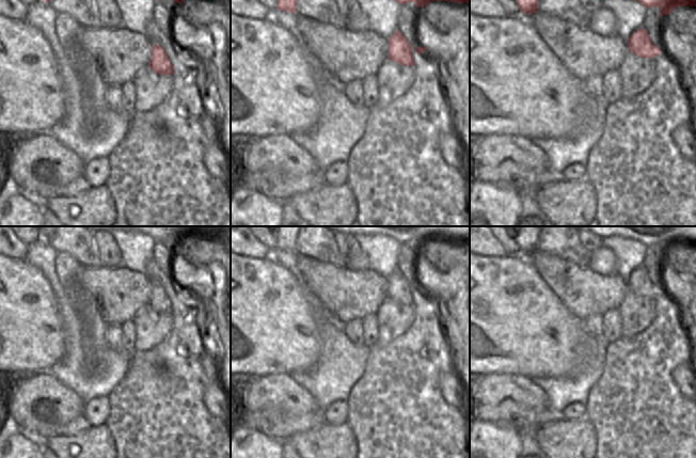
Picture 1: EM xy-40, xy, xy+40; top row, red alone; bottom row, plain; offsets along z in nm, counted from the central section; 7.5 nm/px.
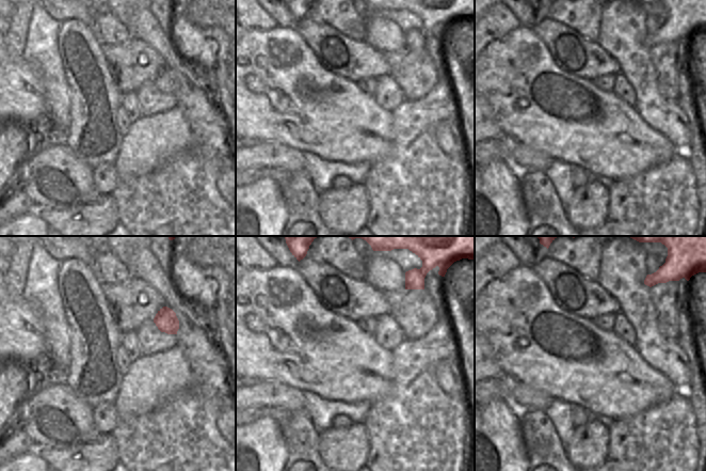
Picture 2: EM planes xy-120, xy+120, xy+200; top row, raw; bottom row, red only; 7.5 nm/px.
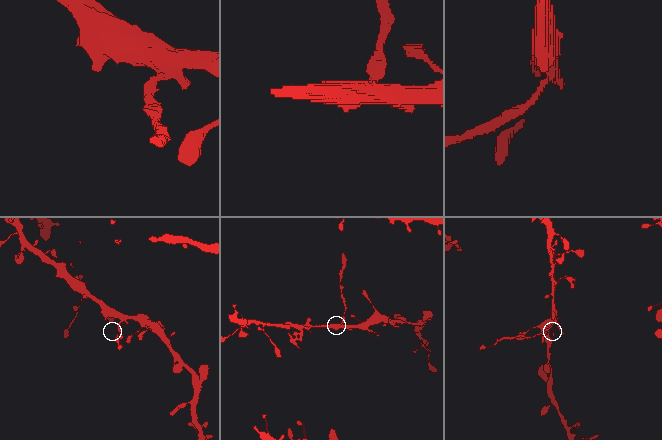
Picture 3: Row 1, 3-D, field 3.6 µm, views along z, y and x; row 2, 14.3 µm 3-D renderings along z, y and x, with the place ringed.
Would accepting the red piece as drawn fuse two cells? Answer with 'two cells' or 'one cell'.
two cells

